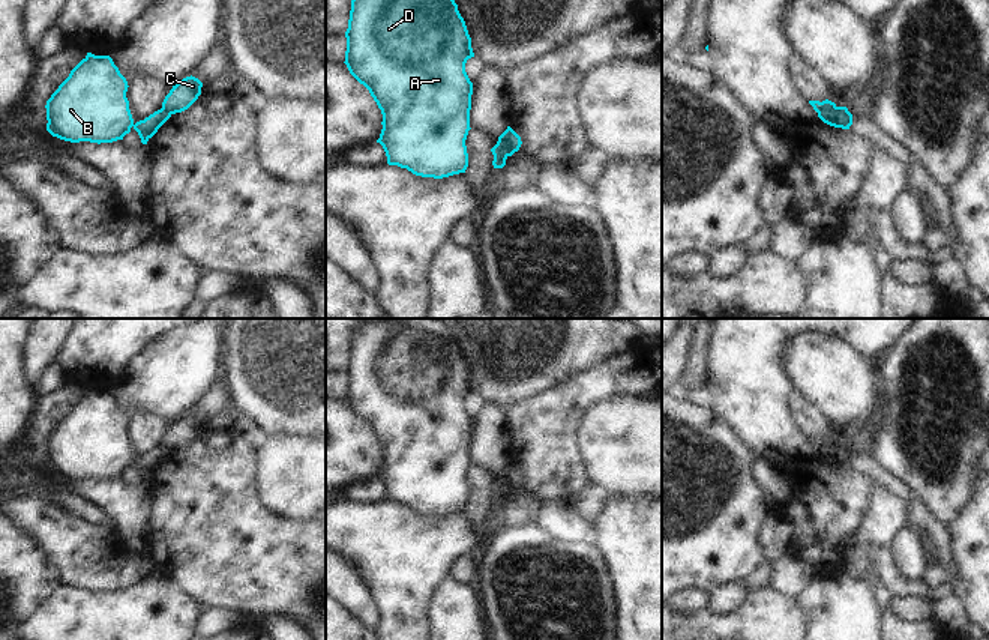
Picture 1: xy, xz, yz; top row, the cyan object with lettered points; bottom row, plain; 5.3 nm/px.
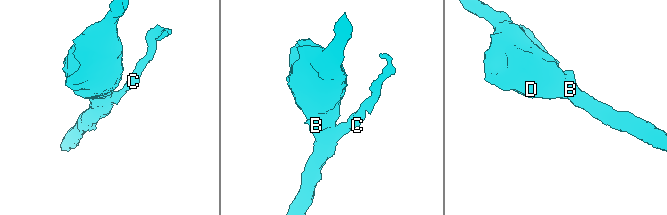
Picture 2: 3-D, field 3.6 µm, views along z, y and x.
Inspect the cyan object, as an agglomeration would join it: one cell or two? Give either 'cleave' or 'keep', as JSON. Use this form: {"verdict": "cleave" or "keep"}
{"verdict": "cleave"}

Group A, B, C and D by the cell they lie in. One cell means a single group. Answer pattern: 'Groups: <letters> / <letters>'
Groups: A B D / C.

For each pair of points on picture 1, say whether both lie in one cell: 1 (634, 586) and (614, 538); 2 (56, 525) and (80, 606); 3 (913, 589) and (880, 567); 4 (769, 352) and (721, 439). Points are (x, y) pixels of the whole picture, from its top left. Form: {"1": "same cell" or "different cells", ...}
{"1": "same cell", "2": "different cells", "3": "same cell", "4": "different cells"}

